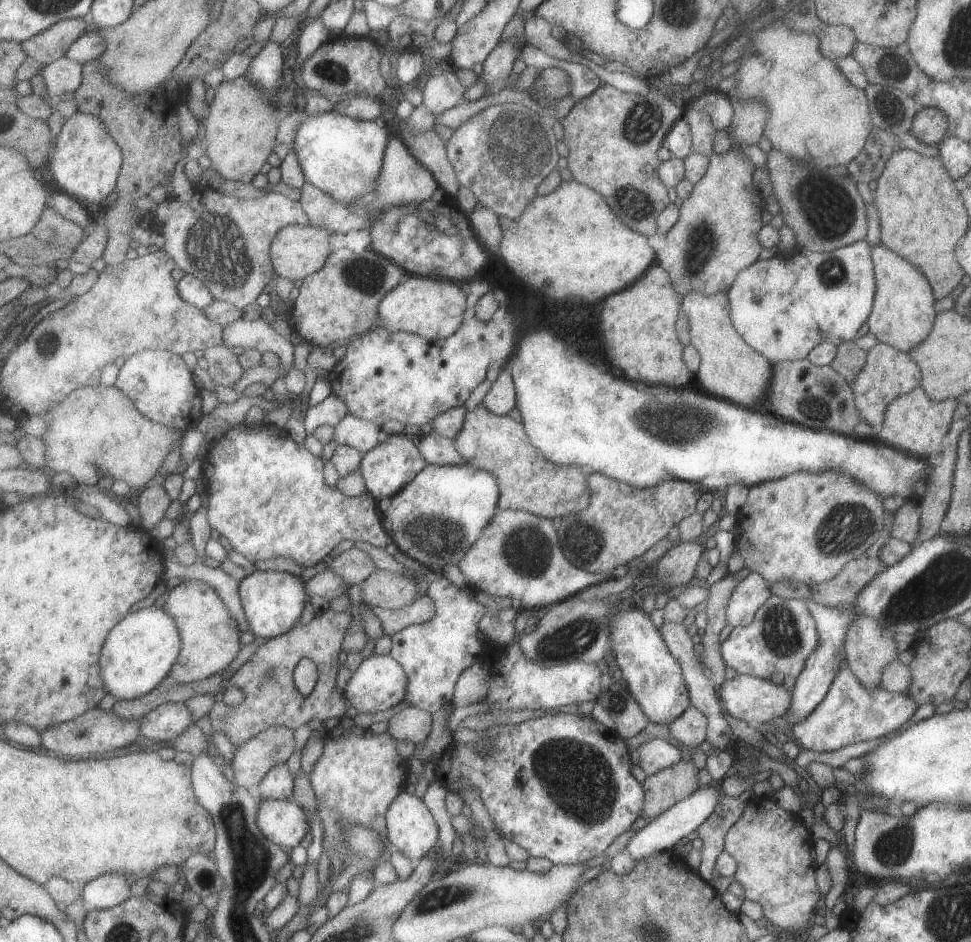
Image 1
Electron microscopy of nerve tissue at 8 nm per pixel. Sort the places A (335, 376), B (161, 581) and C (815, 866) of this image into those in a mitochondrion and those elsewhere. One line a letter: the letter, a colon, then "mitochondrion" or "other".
A: other
B: other
C: other

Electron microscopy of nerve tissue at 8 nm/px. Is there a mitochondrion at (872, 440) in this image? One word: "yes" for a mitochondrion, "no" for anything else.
no

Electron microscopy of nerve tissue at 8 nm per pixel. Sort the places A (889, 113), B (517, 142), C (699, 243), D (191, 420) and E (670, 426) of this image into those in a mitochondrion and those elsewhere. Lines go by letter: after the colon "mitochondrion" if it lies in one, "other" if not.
A: other
B: mitochondrion
C: mitochondrion
D: other
E: mitochondrion

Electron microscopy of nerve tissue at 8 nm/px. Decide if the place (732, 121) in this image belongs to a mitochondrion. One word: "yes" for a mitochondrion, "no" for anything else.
no

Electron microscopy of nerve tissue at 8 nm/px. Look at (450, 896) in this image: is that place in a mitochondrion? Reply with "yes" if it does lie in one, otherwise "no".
yes

